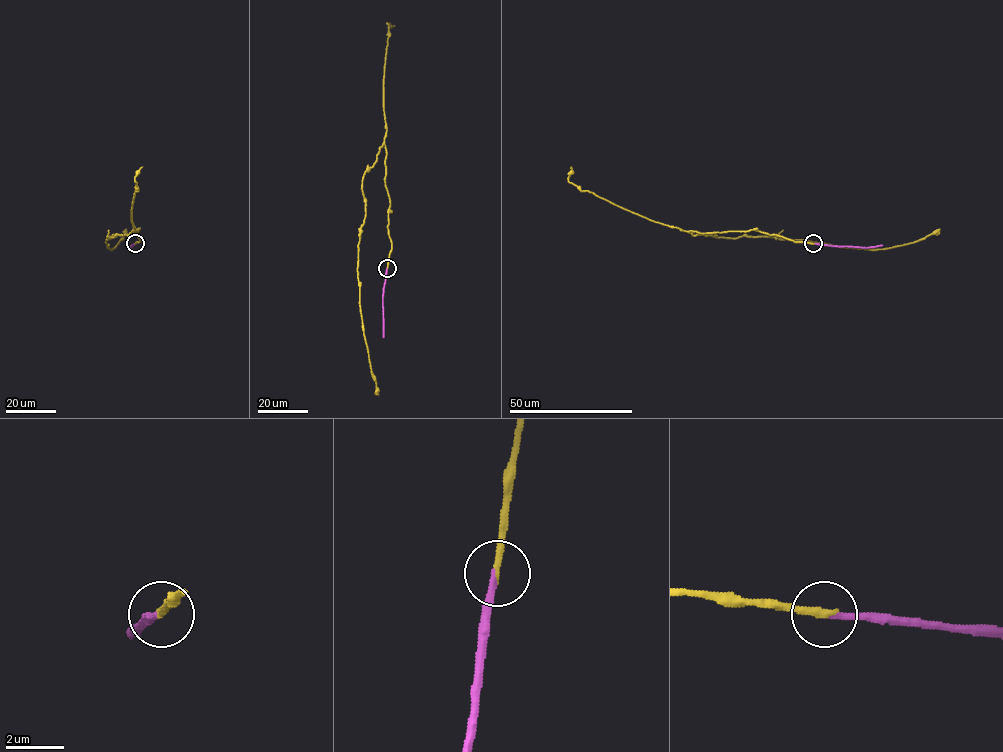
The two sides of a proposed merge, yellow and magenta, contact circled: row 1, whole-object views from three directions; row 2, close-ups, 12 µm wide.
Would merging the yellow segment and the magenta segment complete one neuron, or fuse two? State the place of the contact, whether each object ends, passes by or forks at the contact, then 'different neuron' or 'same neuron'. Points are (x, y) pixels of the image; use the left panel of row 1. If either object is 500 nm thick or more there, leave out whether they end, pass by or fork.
at (135, 243); yellow ends there; magenta ends there; same neuron

